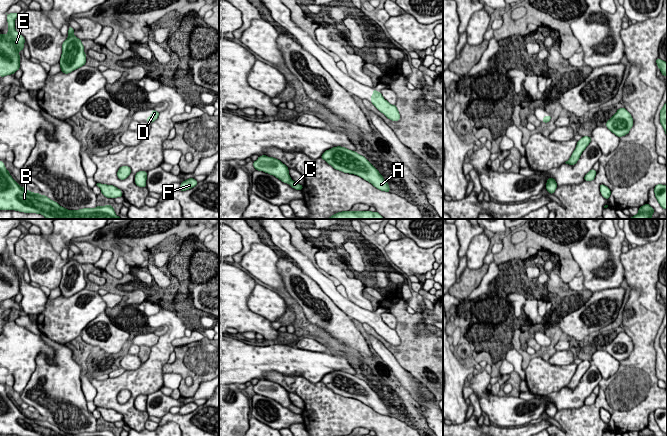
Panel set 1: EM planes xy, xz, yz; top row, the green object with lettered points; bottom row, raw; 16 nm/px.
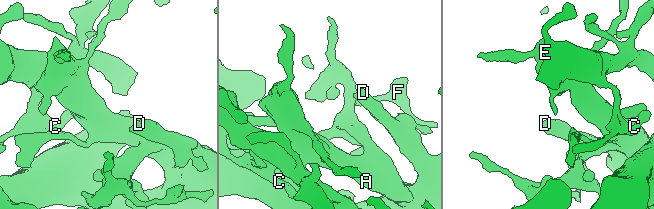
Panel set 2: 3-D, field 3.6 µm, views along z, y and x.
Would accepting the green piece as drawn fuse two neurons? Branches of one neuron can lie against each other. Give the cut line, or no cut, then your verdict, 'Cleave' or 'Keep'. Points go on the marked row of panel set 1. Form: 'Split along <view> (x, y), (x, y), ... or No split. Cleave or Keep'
No split. Keep

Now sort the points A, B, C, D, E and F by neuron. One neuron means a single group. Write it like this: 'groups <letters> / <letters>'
groups A B C D E F

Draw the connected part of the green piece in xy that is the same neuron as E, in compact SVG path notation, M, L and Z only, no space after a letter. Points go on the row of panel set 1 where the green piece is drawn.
M19 13L7 14L8 33L0 34L0 77L14 74L20 69L19 51L24 49L25 38L15 30Z

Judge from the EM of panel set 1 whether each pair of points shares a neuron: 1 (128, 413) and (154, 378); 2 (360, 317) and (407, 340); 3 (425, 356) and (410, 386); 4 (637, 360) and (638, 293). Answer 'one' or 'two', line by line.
1: one
2: two
3: two
4: one

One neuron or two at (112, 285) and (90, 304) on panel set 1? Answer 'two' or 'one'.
two

